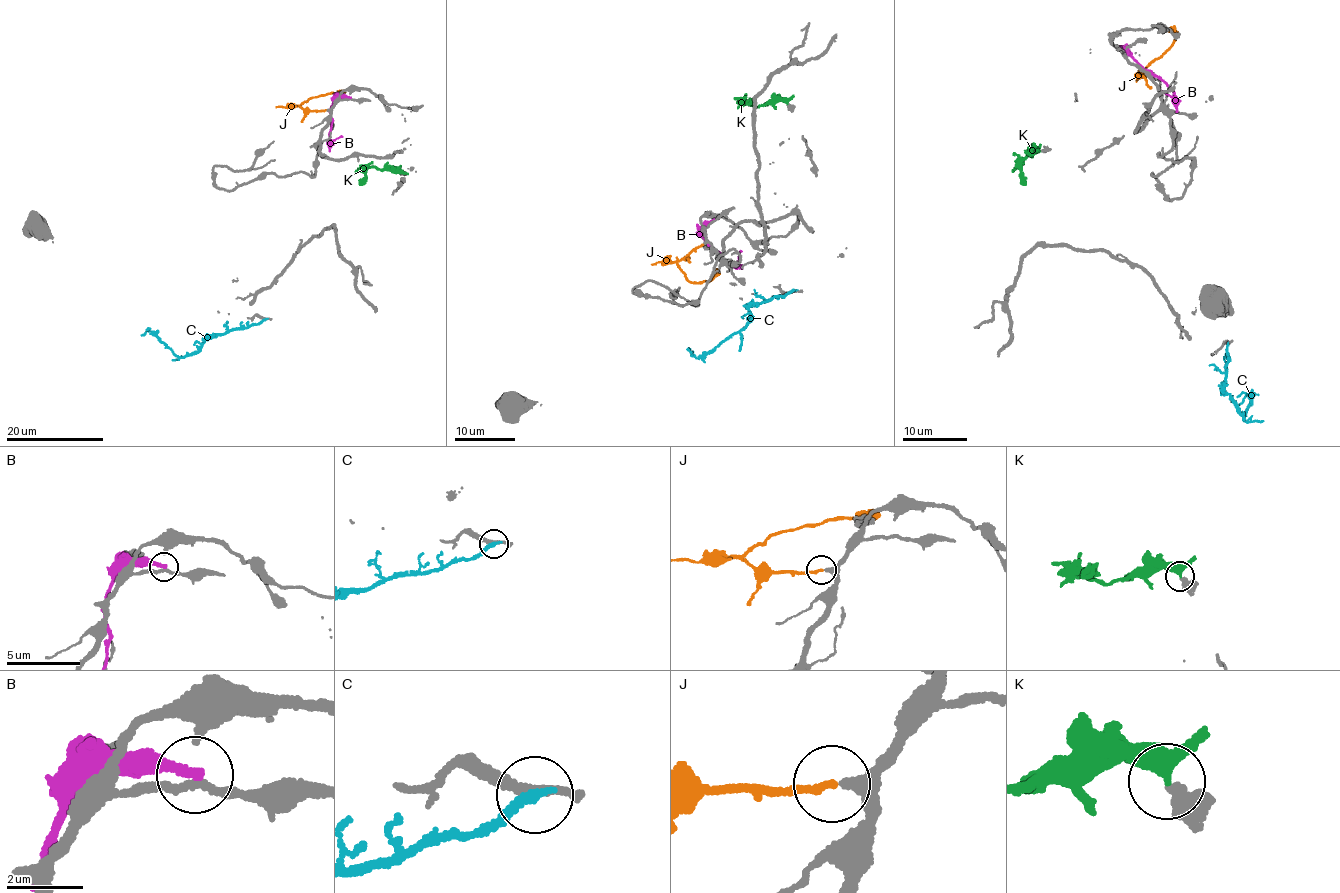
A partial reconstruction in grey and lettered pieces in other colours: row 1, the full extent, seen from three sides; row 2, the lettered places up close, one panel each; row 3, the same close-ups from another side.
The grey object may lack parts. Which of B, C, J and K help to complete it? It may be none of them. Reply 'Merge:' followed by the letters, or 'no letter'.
Merge: J

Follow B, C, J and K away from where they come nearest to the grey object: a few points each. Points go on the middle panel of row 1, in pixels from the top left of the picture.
B: (713, 220), (708, 223), (703, 238), (707, 245), (731, 266), (739, 259), (741, 250)
C: (795, 290), (752, 303), (750, 321), (700, 357), (686, 349)
J: (703, 244), (677, 262), (688, 281), (709, 281), (719, 268)
K: (787, 103), (772, 100), (758, 106), (745, 101), (750, 99), (749, 104)

